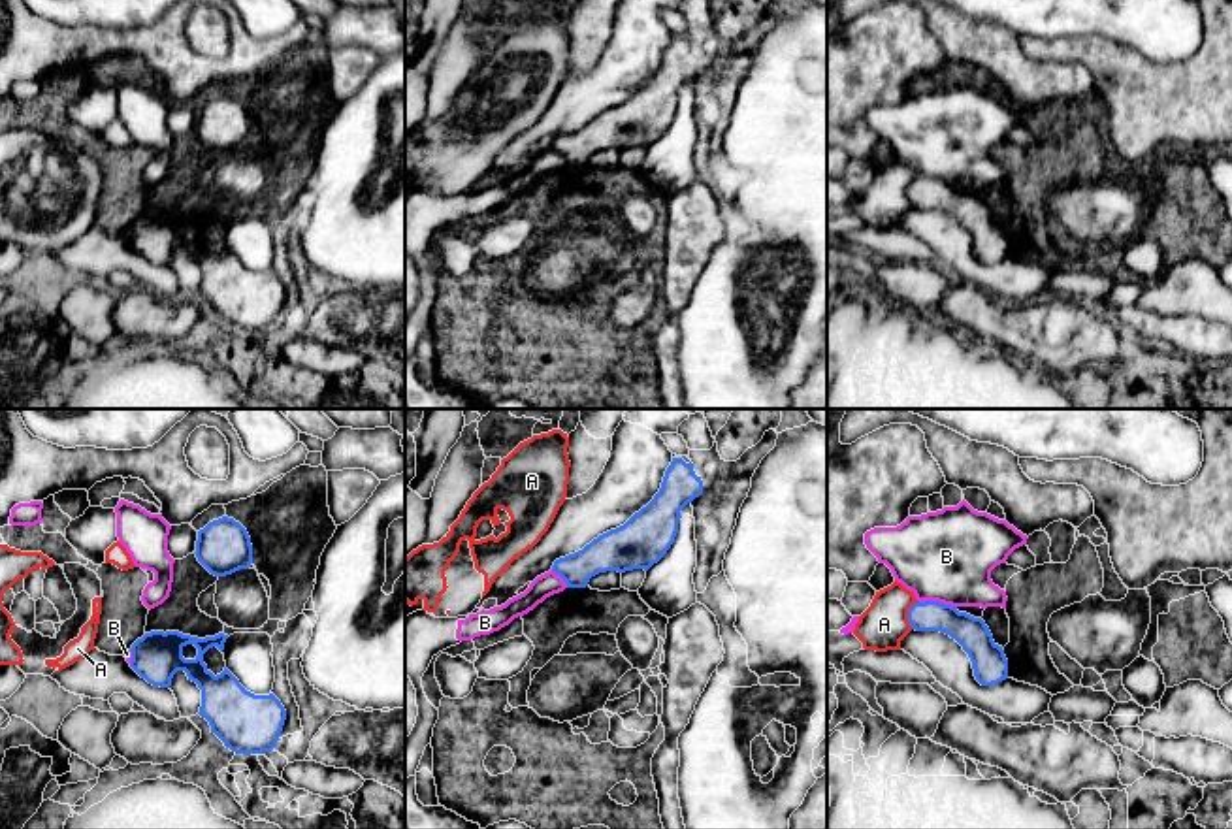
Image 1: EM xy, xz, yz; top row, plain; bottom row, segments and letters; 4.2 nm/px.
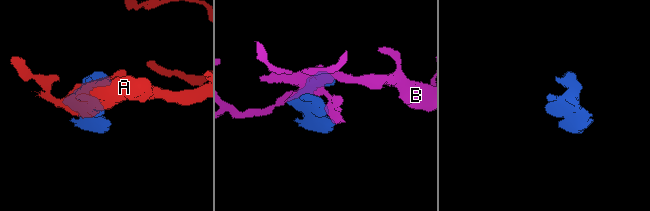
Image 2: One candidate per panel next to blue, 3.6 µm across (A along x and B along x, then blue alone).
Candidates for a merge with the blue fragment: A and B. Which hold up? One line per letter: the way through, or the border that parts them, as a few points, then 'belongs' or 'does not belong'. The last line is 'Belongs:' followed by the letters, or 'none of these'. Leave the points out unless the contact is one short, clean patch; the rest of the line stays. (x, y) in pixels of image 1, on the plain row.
A: along yz (918, 179), (908, 187), (910, 206) | does not belong
B: does not belong
Belongs: none of these

